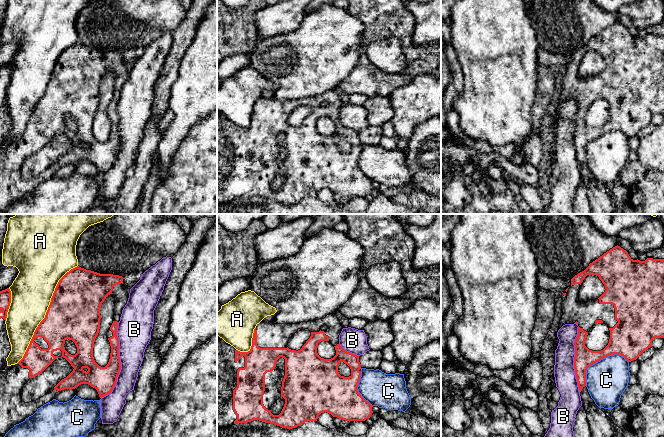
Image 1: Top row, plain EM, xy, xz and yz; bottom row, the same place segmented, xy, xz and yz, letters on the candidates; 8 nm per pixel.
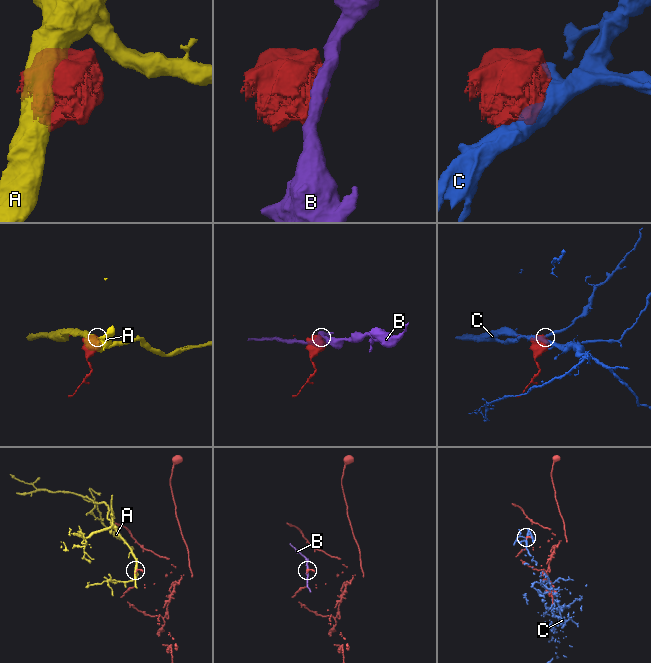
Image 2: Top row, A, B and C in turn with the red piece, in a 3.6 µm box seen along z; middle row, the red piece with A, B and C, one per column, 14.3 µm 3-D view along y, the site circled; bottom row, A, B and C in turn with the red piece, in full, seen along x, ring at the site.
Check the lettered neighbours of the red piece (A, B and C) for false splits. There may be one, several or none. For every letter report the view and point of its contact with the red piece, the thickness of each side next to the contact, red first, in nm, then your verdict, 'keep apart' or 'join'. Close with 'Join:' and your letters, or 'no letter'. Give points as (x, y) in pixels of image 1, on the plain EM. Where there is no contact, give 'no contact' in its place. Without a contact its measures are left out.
A: meets red in xy at (46, 89); 420 nm thick on the red side, 340 nm on the other; keep apart
B: meets red in xy at (120, 138); 200 nm thick on the red side, 260 nm on the other; keep apart
C: meets red in yz at (599, 136); 220 nm thick on the red side, 340 nm on the other; keep apart
Join: no letter

